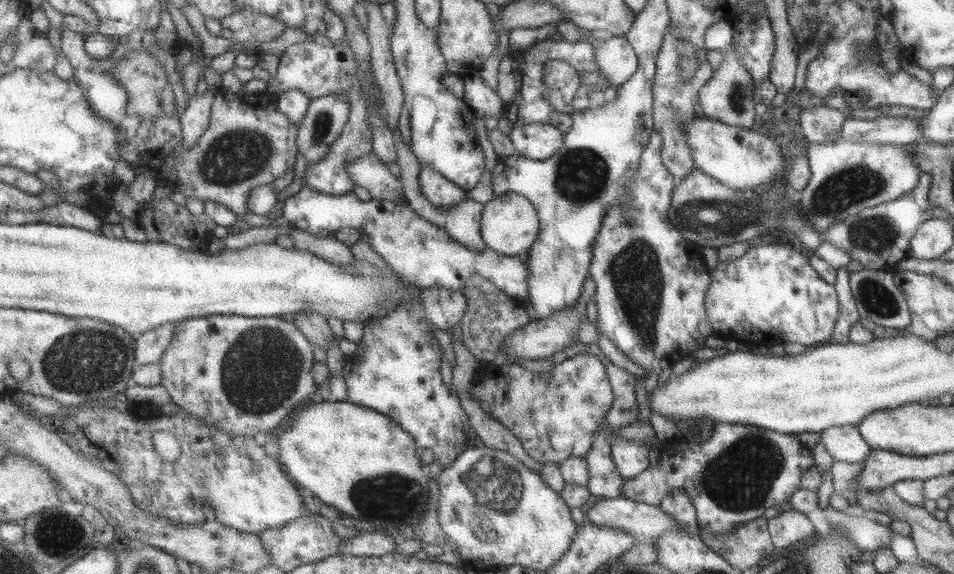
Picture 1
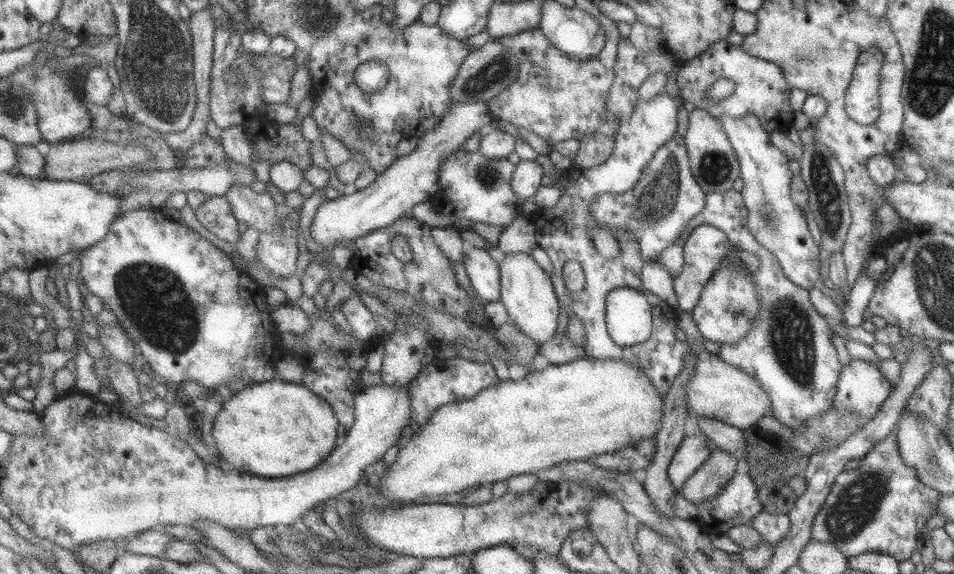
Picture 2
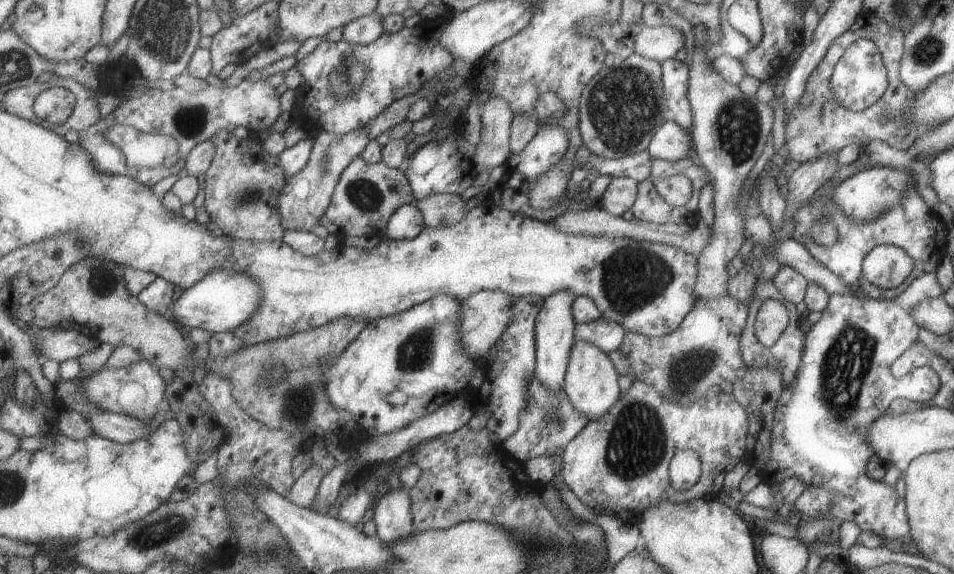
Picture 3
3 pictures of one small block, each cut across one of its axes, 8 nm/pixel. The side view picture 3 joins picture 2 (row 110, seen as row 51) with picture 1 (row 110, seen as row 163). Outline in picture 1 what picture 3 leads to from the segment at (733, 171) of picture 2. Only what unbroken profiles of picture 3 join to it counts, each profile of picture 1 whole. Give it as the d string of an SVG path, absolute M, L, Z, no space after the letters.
M733 40L727 46L723 54L723 61L719 67L713 69L712 77L707 79L699 88L699 104L697 109L706 119L721 122L727 126L735 126L745 130L753 130L755 121L760 119L753 109L753 90L756 88L753 79L745 67L739 63L739 57L735 55L736 44Z

